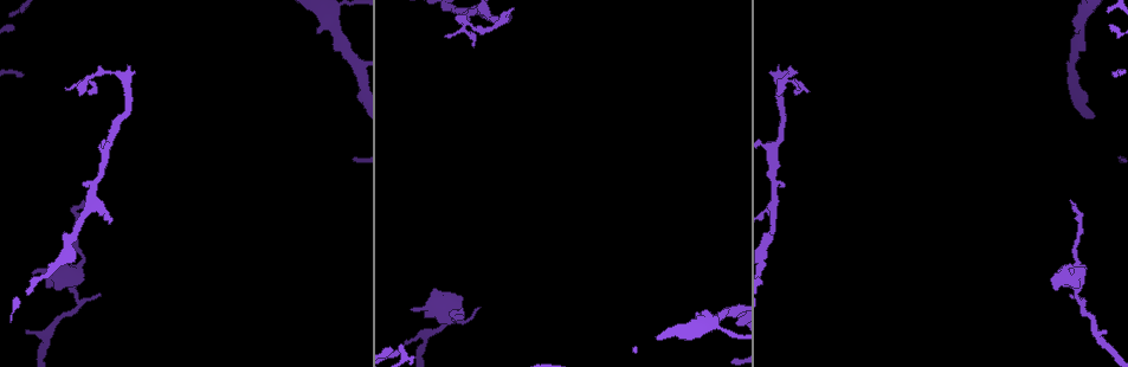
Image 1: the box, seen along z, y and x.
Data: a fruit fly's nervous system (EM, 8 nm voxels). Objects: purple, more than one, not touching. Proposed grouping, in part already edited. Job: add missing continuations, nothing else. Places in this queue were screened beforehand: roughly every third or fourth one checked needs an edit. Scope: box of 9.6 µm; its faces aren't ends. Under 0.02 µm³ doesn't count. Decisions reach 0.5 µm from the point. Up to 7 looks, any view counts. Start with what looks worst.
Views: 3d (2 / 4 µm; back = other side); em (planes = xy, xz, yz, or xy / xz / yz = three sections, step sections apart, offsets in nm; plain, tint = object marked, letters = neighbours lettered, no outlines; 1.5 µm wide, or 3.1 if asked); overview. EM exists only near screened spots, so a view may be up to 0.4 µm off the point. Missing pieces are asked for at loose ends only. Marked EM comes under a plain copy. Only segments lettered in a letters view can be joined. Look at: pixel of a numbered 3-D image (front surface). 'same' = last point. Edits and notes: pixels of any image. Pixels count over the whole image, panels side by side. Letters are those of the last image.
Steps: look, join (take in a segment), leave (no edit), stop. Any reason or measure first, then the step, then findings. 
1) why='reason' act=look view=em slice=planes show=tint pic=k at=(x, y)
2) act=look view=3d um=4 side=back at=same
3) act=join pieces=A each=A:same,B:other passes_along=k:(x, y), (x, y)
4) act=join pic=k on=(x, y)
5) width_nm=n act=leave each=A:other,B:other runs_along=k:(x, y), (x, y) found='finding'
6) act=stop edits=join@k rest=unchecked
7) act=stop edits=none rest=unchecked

why='free end' act=look view=em slice=yz step=4 show=tint pic=1 at=(318, 32)

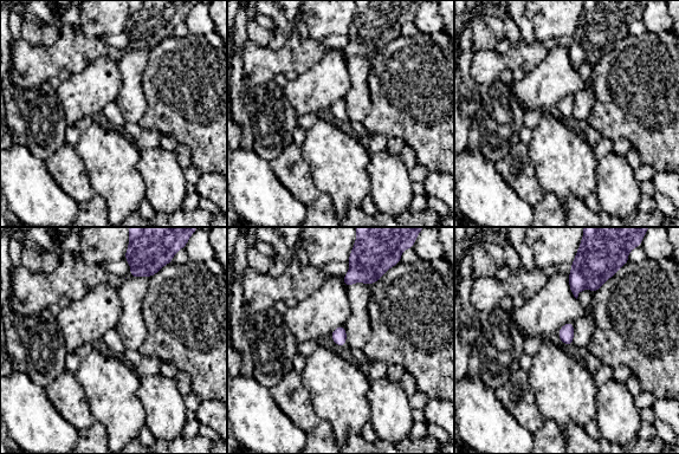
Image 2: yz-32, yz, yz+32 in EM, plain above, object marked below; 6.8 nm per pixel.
act=look view=em slice=planes show=letters at=same

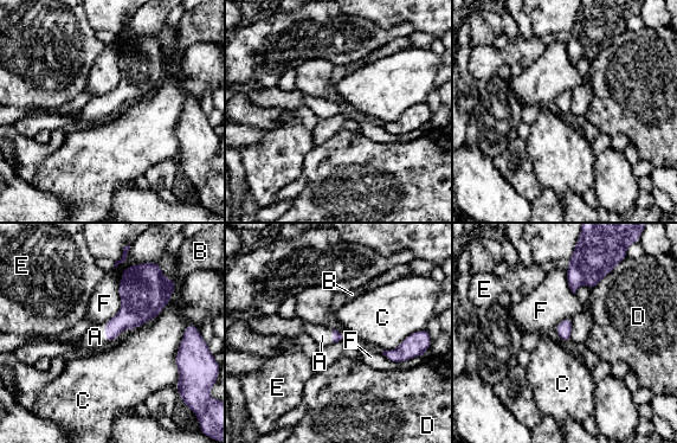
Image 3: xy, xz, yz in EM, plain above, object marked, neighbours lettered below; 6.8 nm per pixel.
act=join pieces=A each=A:same,B:other,C:other,D:other,E:other,F:other found='it goes on there'

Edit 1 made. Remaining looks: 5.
why='tapers out' act=look view=3d um=4 pic=1 at=(83, 200)

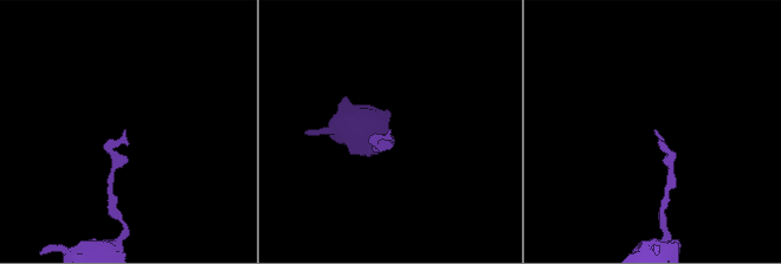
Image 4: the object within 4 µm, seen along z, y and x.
act=look view=em slice=yz step=4 show=letters pic=4 at=(126, 131)

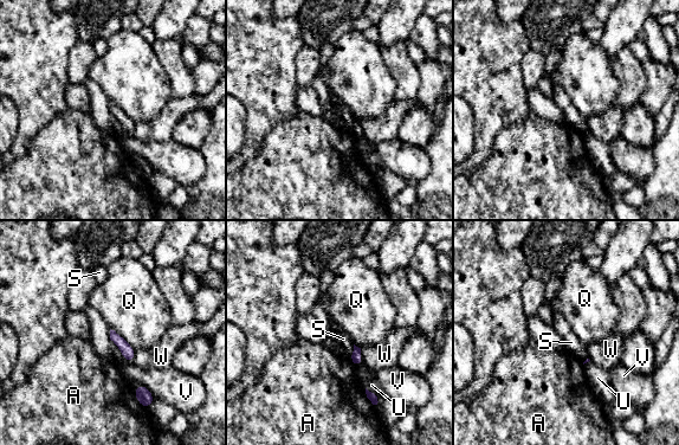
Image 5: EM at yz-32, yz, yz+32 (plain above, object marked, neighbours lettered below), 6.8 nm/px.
longest_contact=Q:220nm act=leave each=A:other,Q:other,S:other,U:other,V:other,W:other border=5:(354, 344), (350, 354) found='no lettered segment goes on from it'

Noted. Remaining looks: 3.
act=stop edits=join@3 rest=unchecked

